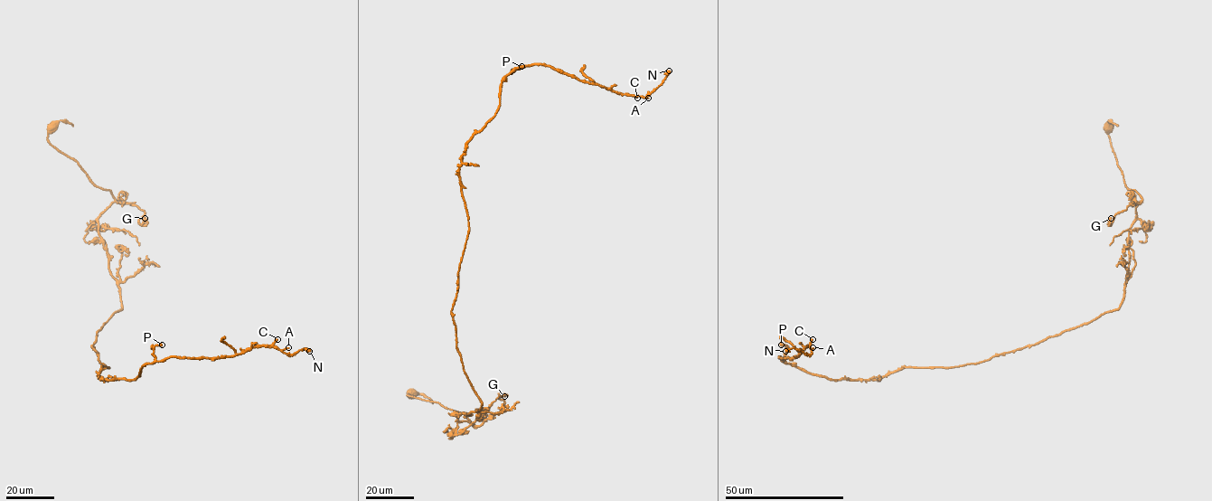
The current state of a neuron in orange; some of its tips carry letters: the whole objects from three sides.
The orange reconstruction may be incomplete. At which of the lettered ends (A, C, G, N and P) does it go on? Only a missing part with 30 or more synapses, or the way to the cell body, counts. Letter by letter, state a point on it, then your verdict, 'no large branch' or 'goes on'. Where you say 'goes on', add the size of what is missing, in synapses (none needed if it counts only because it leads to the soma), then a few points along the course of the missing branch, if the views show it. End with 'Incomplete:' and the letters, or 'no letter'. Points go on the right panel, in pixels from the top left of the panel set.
A: place (812, 347); goes on; 100 synapses; course (812, 347), (810, 342), (805, 343), (790, 330), (776, 326), (760, 307)
C: place (812, 339); goes on; 150 synapses; course (812, 339), (809, 308), (819, 305), (814, 292), (822, 288)
G: place (1111, 218); no large branch
N: place (785, 351); no large branch
P: place (781, 345); no large branch
Incomplete: A, C

